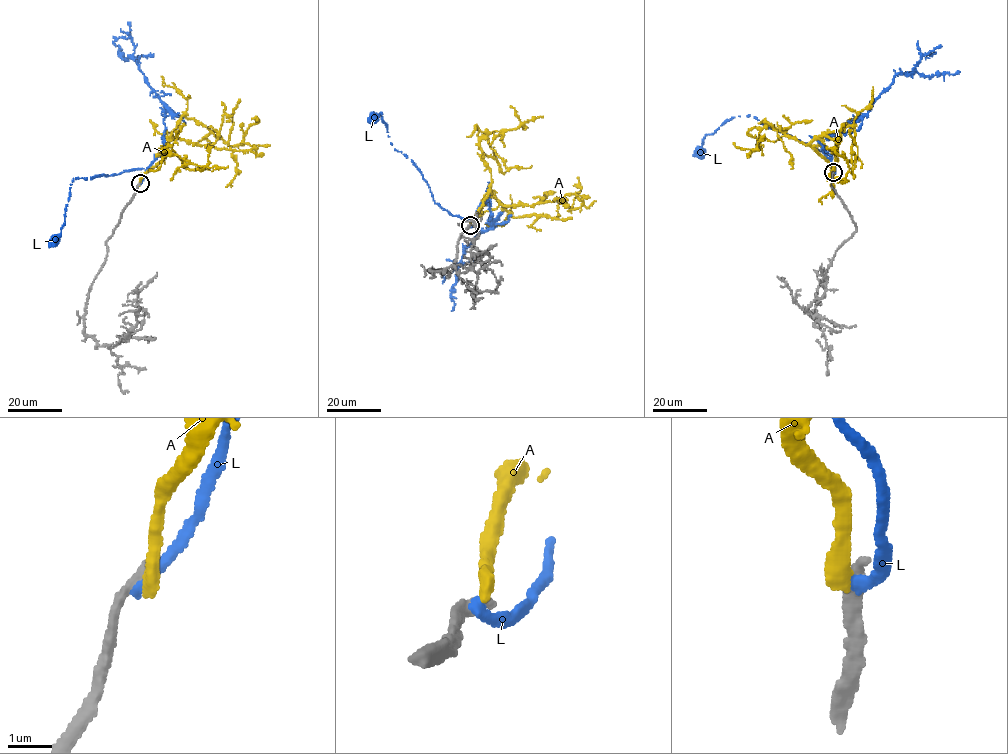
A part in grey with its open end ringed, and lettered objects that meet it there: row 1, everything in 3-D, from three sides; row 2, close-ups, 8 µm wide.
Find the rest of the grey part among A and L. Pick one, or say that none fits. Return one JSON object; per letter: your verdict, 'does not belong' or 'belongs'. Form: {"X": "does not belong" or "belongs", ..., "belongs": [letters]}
{"A": "does not belong", "L": "does not belong", "belongs": []}

